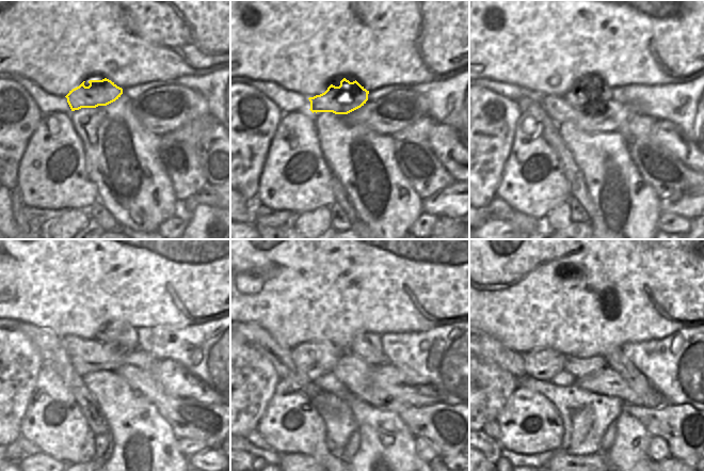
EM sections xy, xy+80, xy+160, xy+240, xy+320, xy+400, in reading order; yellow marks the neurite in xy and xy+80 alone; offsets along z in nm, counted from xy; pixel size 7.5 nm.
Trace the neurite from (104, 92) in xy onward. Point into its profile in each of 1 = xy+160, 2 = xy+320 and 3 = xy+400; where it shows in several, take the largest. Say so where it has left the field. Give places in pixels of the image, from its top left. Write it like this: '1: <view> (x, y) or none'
1: xy+160 (578, 97)
2: xy+320 (367, 345)
3: xy+400 (617, 360)

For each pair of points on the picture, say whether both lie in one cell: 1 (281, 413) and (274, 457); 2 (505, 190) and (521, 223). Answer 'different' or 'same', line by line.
1: different
2: different

